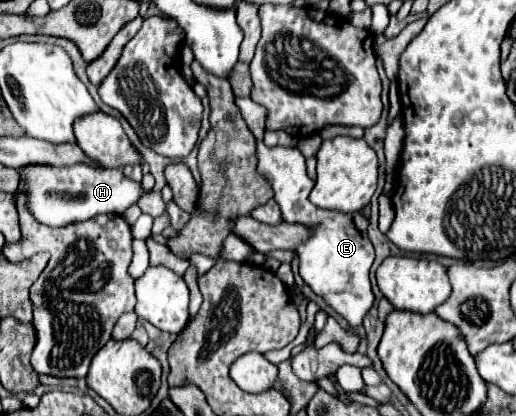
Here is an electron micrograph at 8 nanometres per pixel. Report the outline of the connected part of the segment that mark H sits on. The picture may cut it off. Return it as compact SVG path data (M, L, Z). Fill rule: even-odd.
M36 163L16 167L16 171L24 183L20 193L26 197L28 211L34 219L50 227L64 227L102 213L122 213L144 193L142 185L124 177L120 169L96 167L92 163L74 163L68 167L50 167Z

